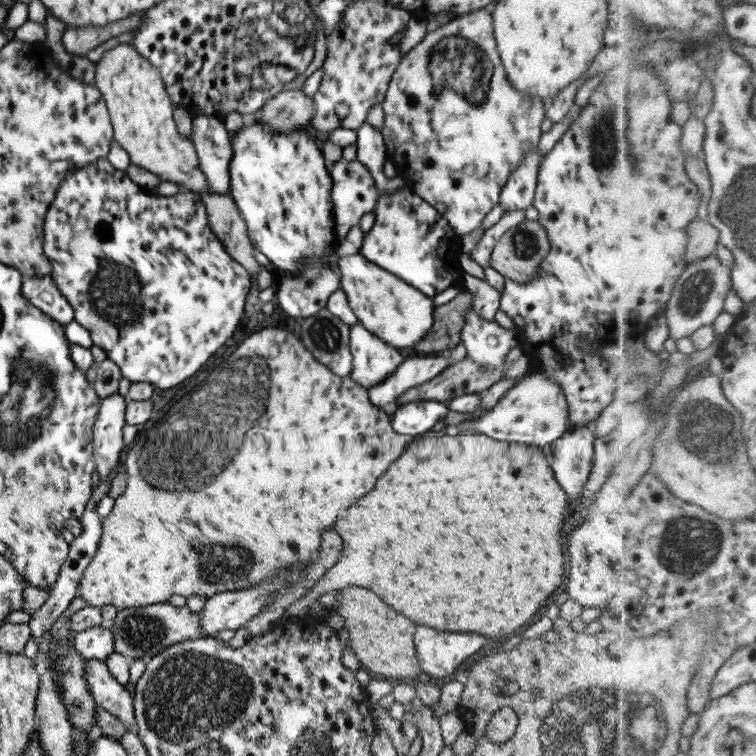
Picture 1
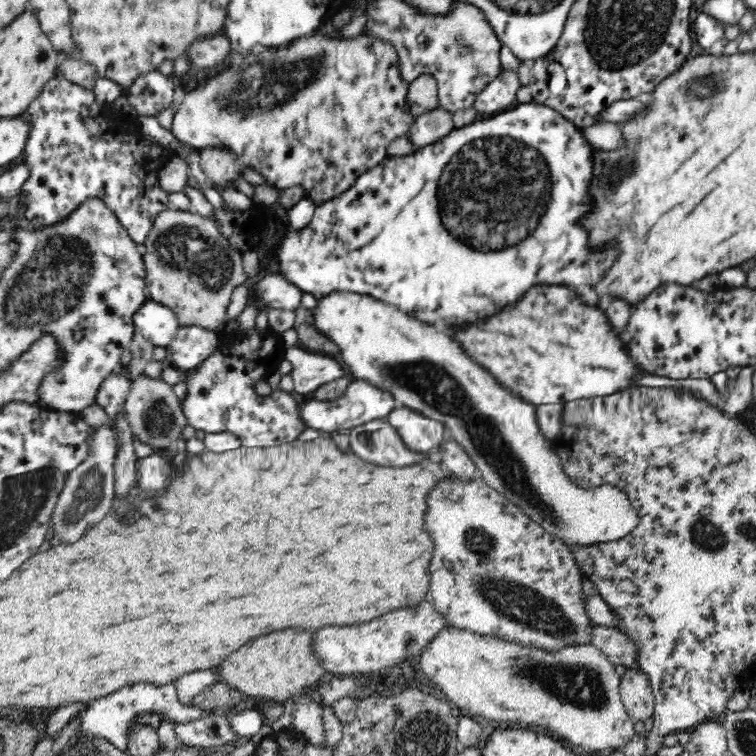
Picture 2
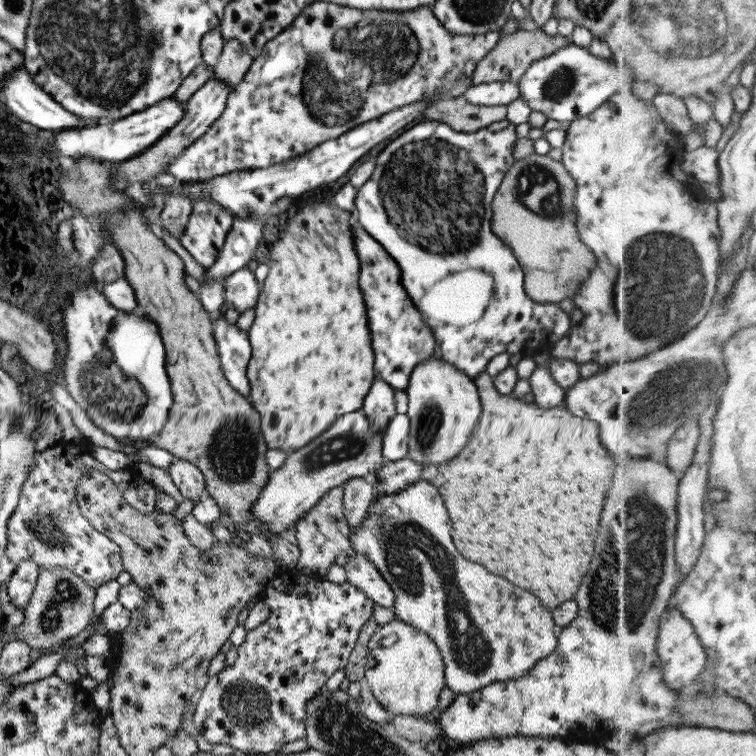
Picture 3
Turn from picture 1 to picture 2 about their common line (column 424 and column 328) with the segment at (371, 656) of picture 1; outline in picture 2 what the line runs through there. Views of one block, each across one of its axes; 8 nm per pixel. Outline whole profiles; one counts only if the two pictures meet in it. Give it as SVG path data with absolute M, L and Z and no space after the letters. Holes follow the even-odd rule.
M280 630L268 636L260 636L244 648L236 650L217 665L218 681L240 691L252 701L274 701L284 703L306 690L316 688L329 678L324 669L318 665L313 653L312 632L306 630Z

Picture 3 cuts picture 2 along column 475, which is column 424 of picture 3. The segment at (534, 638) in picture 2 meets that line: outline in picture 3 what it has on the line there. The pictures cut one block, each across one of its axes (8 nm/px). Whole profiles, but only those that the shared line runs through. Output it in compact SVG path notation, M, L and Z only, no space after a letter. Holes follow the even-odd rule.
M419 479L400 491L389 493L389 495L379 495L379 497L370 500L365 517L363 517L363 521L359 523L359 527L355 527L355 529L349 531L348 538L351 544L349 551L353 550L353 552L365 556L369 562L373 563L373 567L381 574L383 580L387 582L387 585L394 593L395 601L393 615L395 619L399 619L413 626L417 631L423 632L426 636L429 636L429 639L437 646L441 655L441 660L443 661L445 687L449 688L449 690L453 691L455 694L467 694L491 683L520 678L520 676L531 669L538 660L543 659L555 649L558 629L555 623L550 619L550 612L541 607L537 598L533 600L533 596L531 596L529 592L525 592L525 590L521 590L521 588L515 588L515 586L507 584L505 580L501 580L501 576L489 574L489 572L487 572L485 568L481 568L479 564L473 564L473 562L469 562L469 560L463 560L463 558L457 554L457 550L453 548L451 538L449 538L449 532L451 532L451 522L449 522L449 518L447 518L447 512L445 512L445 508L443 508L443 502L441 502L437 490L433 488L432 484L429 484L429 481Z

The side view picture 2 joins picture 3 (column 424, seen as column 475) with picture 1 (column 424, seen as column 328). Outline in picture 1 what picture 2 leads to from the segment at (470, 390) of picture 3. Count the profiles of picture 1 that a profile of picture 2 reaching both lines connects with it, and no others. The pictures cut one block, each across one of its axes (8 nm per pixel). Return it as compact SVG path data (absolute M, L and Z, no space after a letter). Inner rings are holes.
M359 253L339 257L336 260L336 268L349 308L365 330L396 349L412 348L427 334L433 322L432 297L425 296L404 280L369 262Z

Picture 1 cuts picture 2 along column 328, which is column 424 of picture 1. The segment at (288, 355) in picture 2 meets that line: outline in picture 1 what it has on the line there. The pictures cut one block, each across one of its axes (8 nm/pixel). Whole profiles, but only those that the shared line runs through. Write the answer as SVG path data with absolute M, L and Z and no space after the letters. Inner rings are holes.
M417 354L402 361L397 370L379 384L367 387L369 400L377 406L387 408L402 392L427 382L449 367L447 355Z

